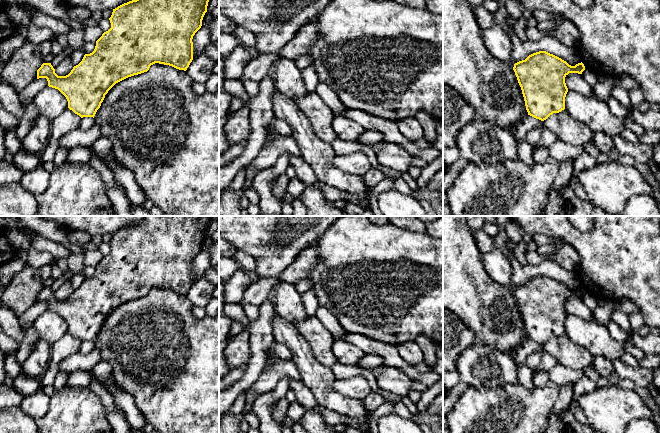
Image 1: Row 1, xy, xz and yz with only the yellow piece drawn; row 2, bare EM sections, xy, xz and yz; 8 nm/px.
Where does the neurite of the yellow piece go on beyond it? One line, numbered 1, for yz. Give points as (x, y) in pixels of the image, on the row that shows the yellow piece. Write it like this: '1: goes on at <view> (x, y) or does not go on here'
1: does not go on here

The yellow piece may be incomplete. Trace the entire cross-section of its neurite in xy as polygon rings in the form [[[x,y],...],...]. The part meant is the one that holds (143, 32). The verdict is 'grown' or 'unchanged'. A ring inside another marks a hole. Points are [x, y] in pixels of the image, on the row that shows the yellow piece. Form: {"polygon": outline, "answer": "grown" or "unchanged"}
{"polygon": [[[132,0],[113,9],[109,18],[111,28],[96,41],[95,49],[66,76],[58,76],[51,63],[43,63],[37,79],[46,78],[48,86],[58,89],[67,99],[68,108],[83,117],[95,116],[105,95],[118,82],[144,72],[155,63],[186,71],[193,60],[193,36],[201,28],[209,0]]], "answer": "unchanged"}

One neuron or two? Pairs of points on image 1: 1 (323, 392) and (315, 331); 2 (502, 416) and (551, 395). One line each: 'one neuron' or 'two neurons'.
1: two neurons
2: one neuron

